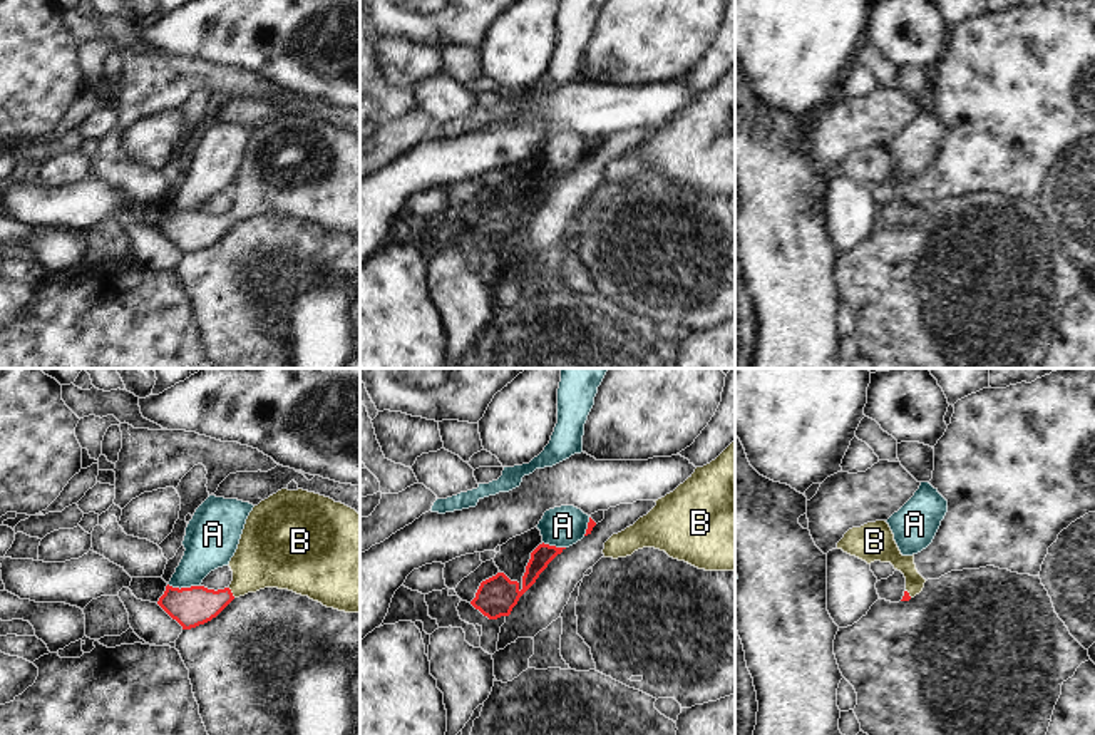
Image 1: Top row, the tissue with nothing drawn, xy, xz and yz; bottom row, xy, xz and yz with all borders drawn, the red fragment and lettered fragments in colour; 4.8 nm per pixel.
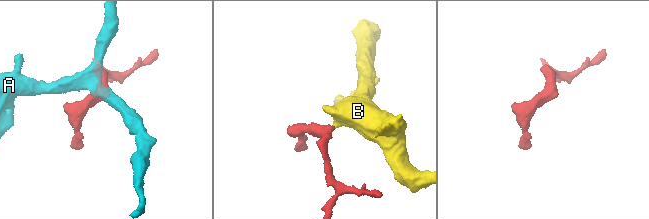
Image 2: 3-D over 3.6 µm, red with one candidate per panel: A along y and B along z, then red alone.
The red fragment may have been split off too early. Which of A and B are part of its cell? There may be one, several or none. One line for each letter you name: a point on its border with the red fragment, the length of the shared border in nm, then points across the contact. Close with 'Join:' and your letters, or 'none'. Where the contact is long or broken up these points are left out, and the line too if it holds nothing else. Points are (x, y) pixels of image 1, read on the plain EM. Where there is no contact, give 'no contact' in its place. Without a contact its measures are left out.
B: contact xy (231, 218); length 60 nm; way xy (191, 231), (211, 228), (231, 218), (268, 181)
Join: B

